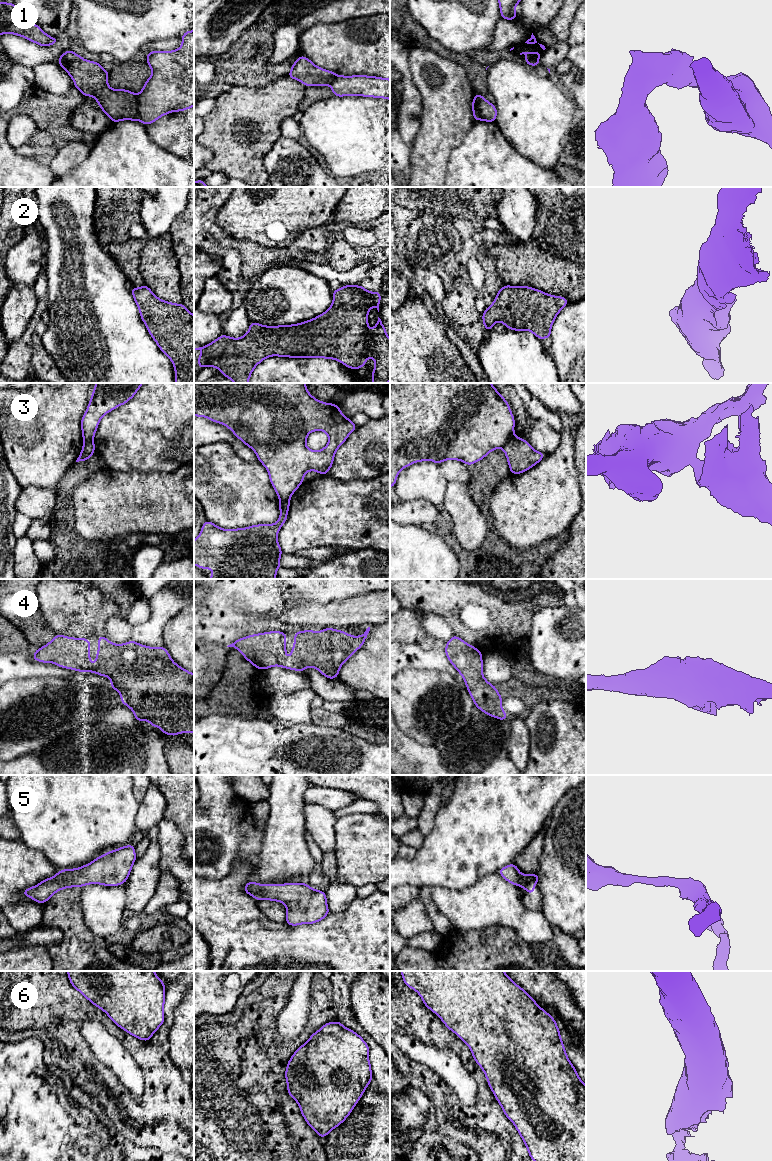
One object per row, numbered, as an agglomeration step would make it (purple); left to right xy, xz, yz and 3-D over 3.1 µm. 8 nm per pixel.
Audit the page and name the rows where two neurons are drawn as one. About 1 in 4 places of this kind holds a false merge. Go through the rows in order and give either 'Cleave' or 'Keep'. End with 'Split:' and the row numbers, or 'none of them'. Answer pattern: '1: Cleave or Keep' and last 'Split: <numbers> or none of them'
1: Cleave
2: Keep
3: Cleave
4: Keep
5: Keep
6: Keep
Split: 1, 3

